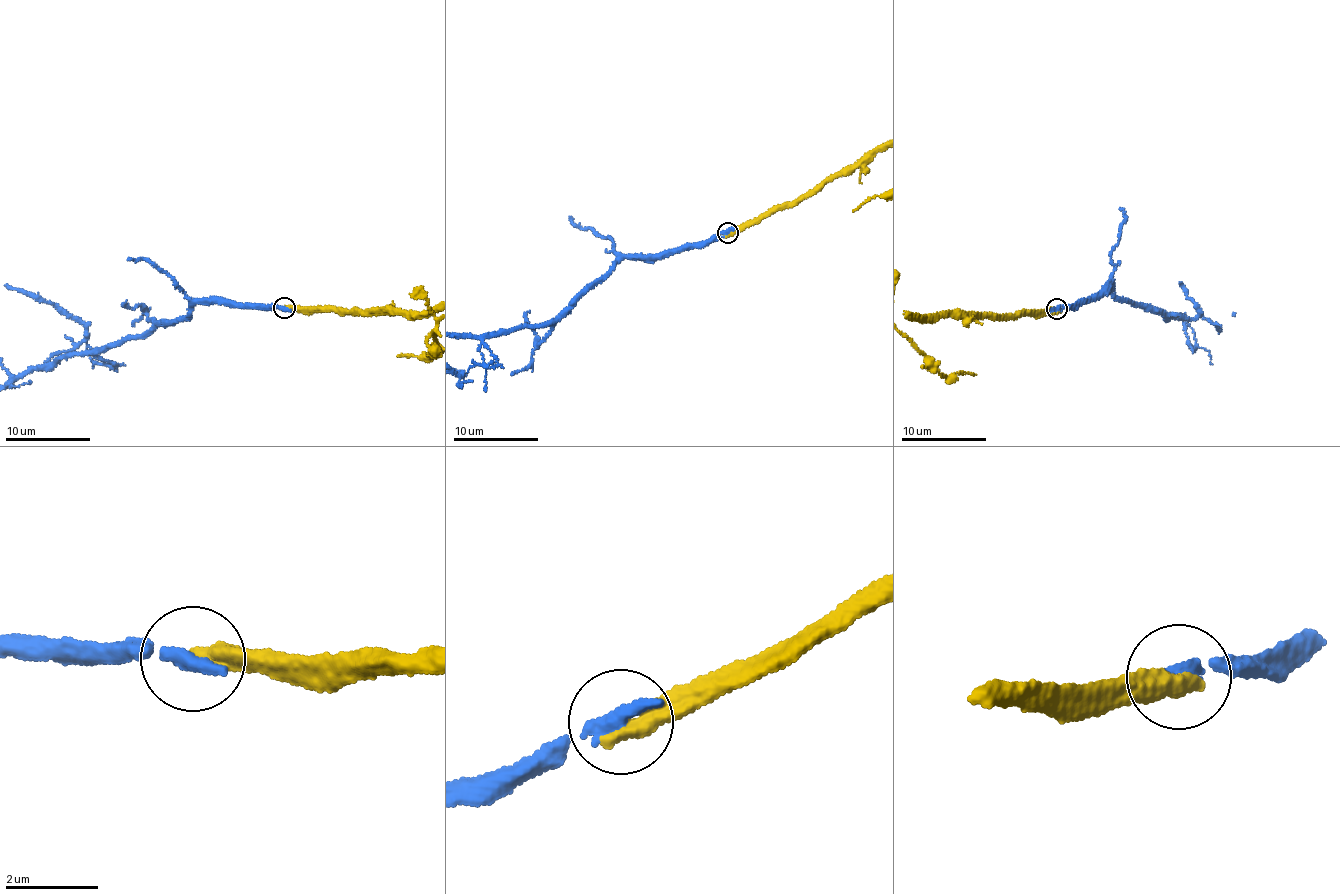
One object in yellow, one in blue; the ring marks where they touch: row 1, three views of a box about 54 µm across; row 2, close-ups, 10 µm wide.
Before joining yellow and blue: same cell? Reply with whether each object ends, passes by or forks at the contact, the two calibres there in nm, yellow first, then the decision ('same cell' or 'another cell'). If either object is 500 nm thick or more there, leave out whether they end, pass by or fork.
500/400 nm | another cell

